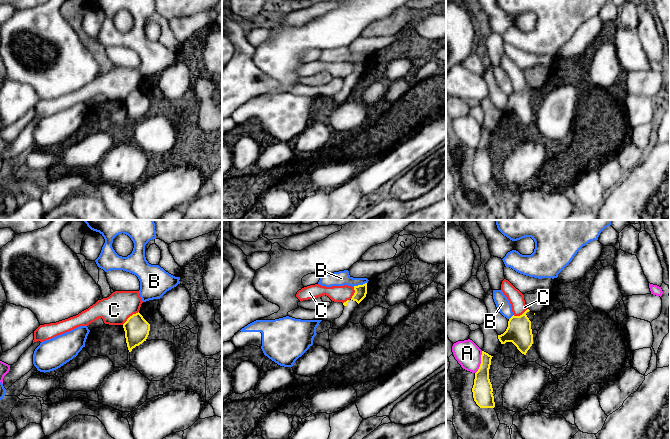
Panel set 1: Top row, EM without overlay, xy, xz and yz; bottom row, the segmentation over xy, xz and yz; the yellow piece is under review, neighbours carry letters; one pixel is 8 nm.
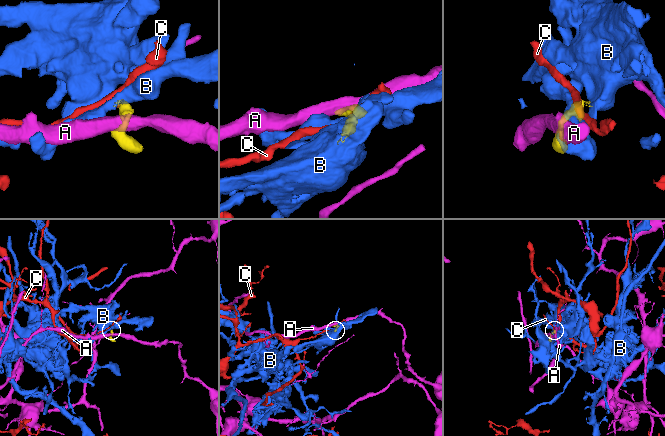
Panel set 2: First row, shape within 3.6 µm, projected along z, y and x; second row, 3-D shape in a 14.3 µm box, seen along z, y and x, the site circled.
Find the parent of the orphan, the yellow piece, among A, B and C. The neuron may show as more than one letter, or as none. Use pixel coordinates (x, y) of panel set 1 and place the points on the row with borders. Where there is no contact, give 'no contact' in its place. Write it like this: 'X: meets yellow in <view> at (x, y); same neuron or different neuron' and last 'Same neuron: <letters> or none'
A: meets yellow in yz at (481, 362); different neuron
B: meets yellow in xz at (359, 285); different neuron
C: meets yellow in xy at (130, 316); different neuron
Same neuron: none

